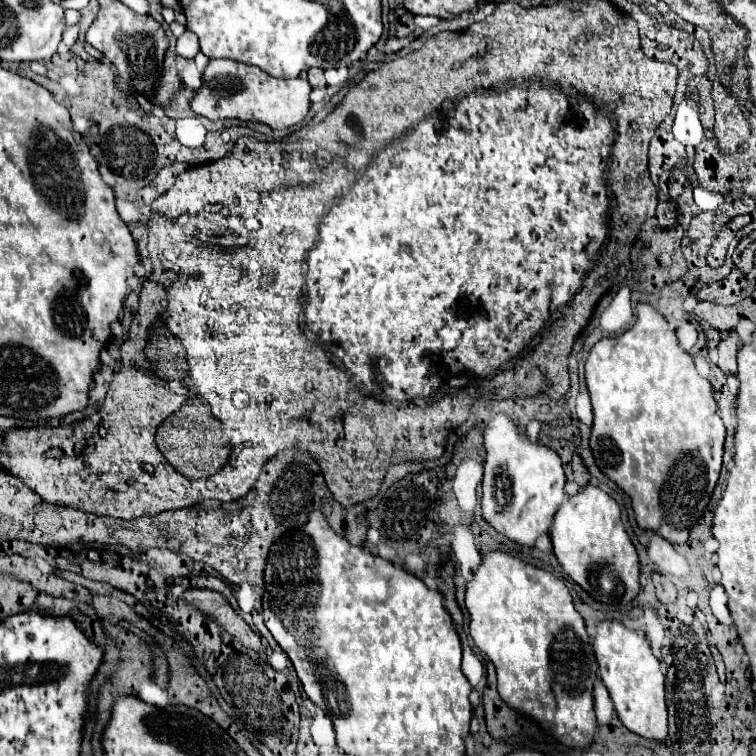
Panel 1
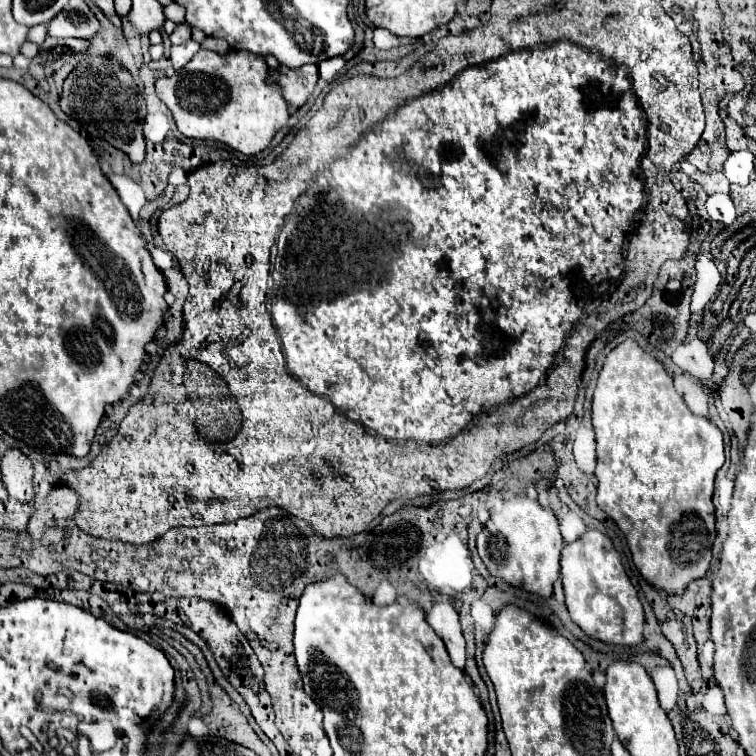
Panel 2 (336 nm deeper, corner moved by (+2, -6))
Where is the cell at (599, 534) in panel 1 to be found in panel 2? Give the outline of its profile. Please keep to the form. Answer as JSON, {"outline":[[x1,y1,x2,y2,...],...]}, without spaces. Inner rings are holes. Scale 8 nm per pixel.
{"outline":[[588,529,582,537,568,543,562,549,562,583,566,595,566,607,570,611,572,621,592,639,604,643,618,643,618,645,638,645,642,641,642,625,644,625,644,609,638,599,636,587,630,583,626,569,622,565,620,553,614,549,610,537,606,537,598,529]]}

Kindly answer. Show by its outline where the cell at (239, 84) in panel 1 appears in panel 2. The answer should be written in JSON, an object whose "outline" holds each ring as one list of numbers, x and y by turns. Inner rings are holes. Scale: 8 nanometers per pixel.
{"outline":[[200,49,198,55,174,77,162,77,156,81,156,93,166,103,176,119,176,127,184,137,190,139,212,139,226,143,228,147,244,153,256,155,270,145,274,135,288,123,288,103,282,95,282,87,278,83,268,81,268,65,260,55,250,51,228,51,226,55]]}

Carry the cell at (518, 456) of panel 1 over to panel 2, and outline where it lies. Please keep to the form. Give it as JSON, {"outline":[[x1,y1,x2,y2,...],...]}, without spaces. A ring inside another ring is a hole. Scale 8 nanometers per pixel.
{"outline":[[514,495,504,501,500,513,490,515,478,533,476,545,480,559,492,575,530,593,552,595,552,585,560,577,560,551,566,545,552,507,532,501,528,495]]}

